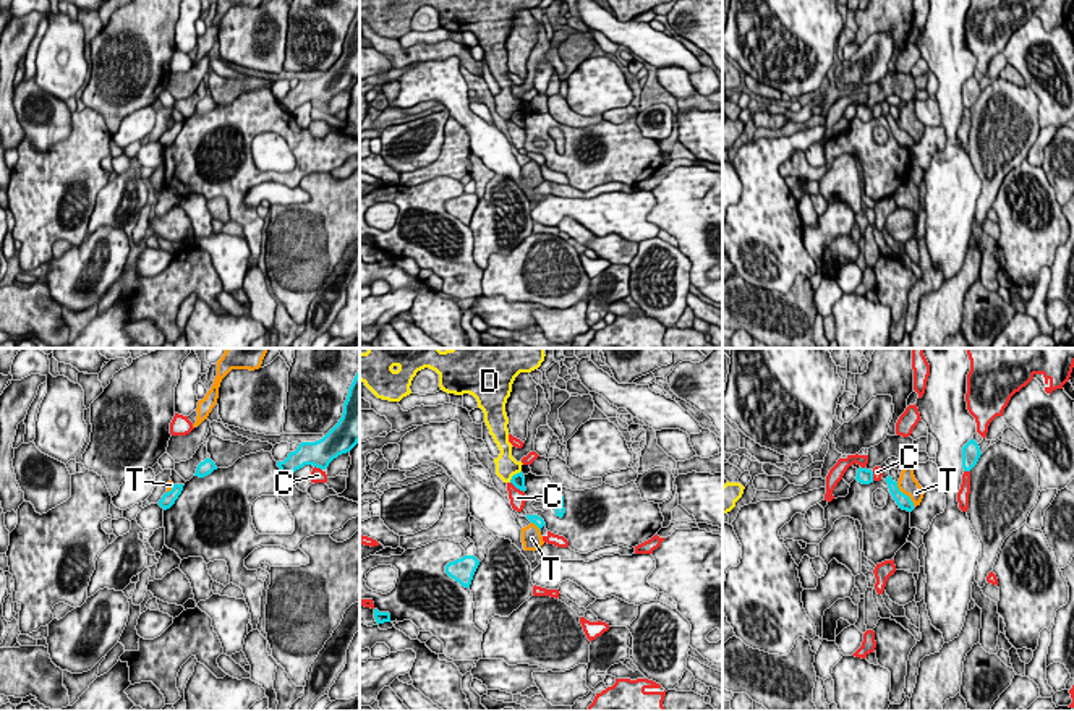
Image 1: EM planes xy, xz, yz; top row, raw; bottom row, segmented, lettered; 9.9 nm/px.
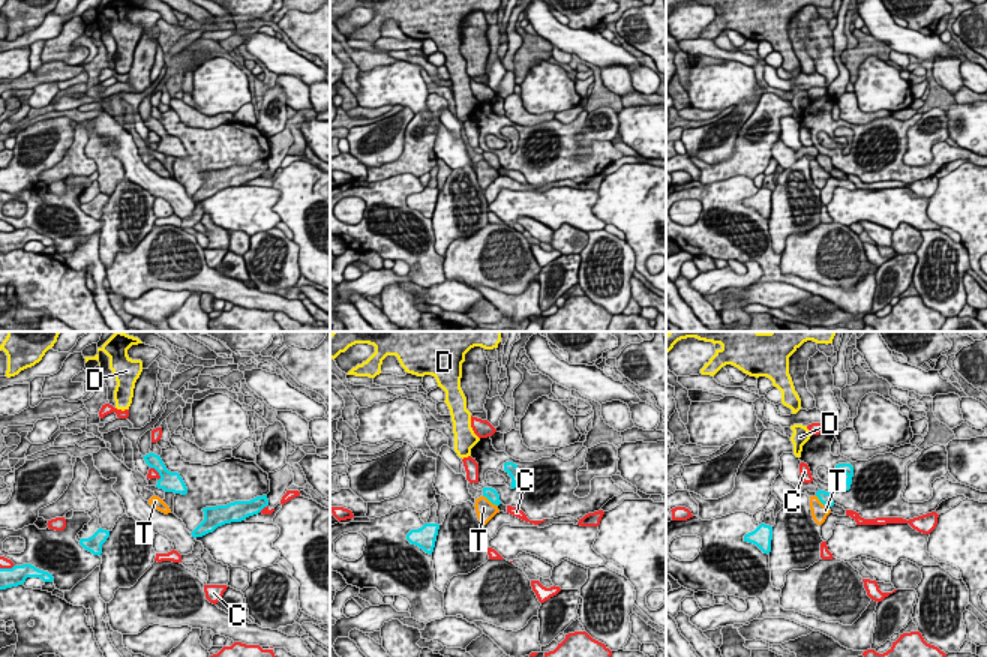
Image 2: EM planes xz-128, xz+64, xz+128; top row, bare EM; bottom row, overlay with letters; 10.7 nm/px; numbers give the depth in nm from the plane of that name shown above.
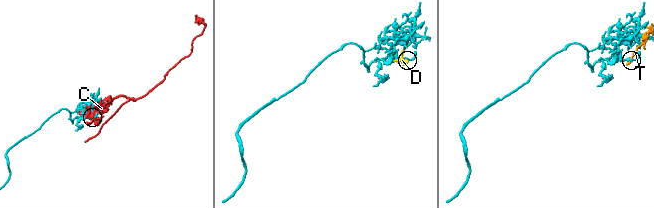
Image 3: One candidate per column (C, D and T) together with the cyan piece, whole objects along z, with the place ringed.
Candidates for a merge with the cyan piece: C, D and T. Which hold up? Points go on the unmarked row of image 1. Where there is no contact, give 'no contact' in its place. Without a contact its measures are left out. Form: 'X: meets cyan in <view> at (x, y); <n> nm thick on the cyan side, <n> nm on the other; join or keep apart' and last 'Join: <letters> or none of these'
C: meets cyan in xz at (517, 125); 130 nm thick on the cyan side, 160 nm on the other; keep apart
D: meets cyan in xz at (514, 112); 130 nm thick on the cyan side, 220 nm on the other; keep apart
T: meets cyan in yz at (903, 130); 140 nm thick on the cyan side, 190 nm on the other; keep apart
Join: none of these

